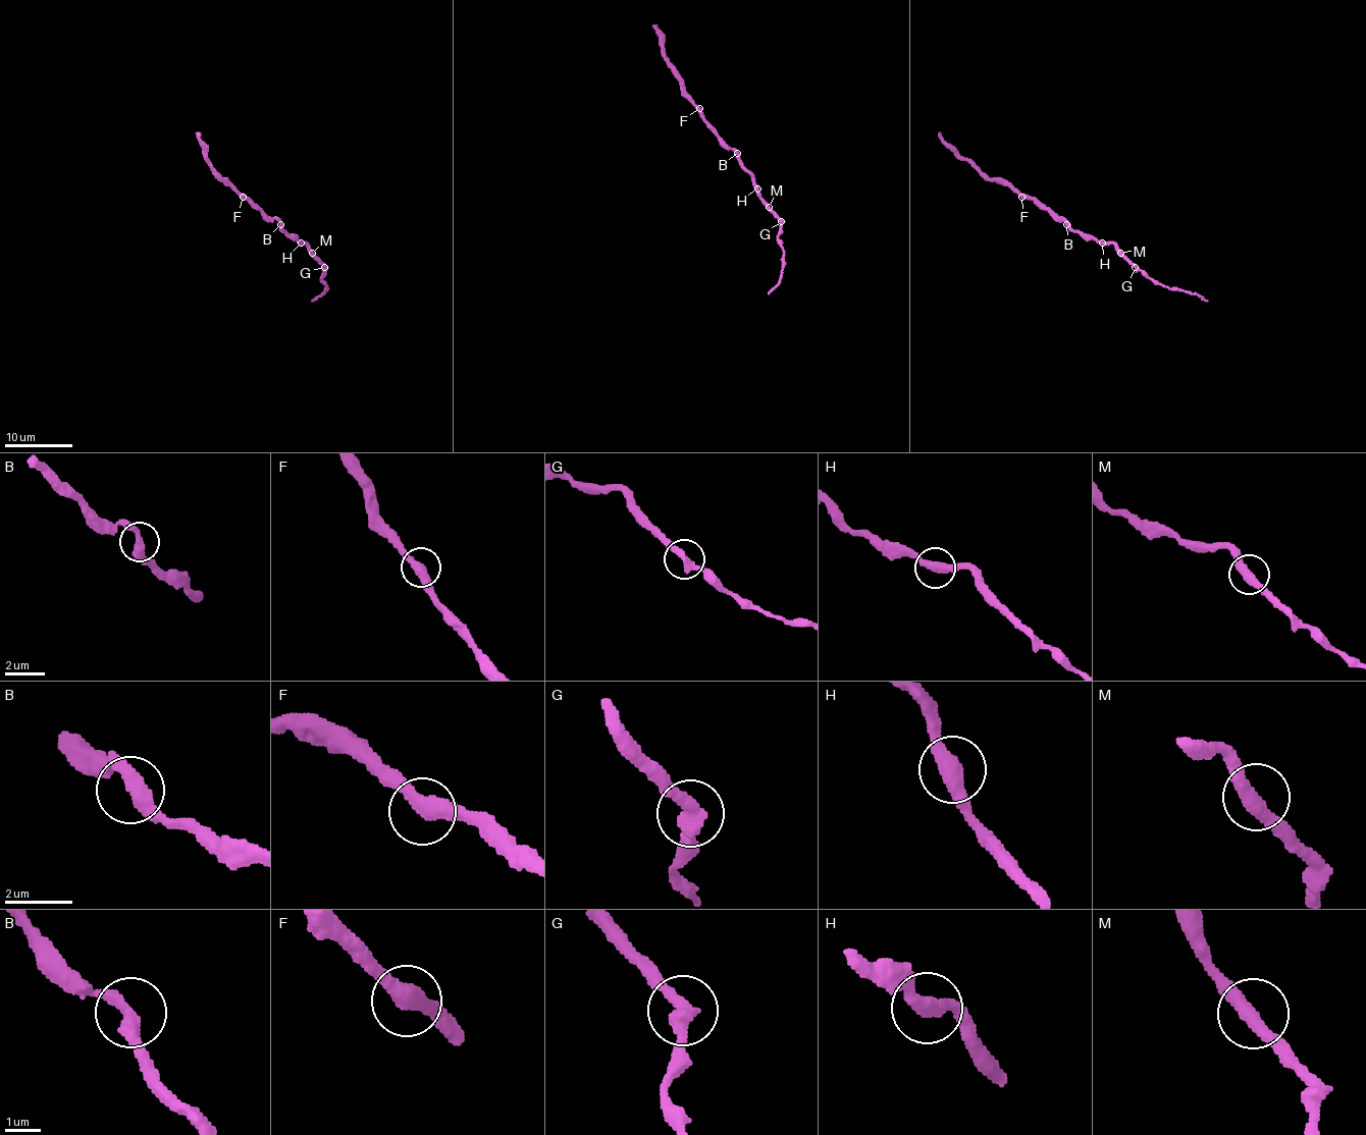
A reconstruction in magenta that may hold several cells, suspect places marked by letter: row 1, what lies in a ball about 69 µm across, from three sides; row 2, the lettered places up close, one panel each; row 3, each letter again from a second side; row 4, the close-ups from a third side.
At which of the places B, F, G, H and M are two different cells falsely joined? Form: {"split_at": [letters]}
{"split_at": ["G"]}

